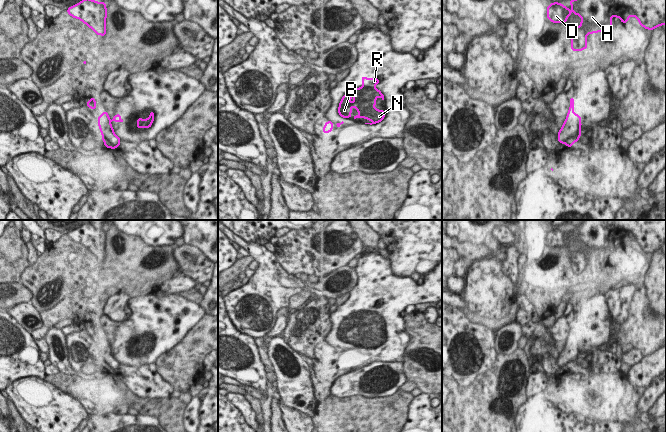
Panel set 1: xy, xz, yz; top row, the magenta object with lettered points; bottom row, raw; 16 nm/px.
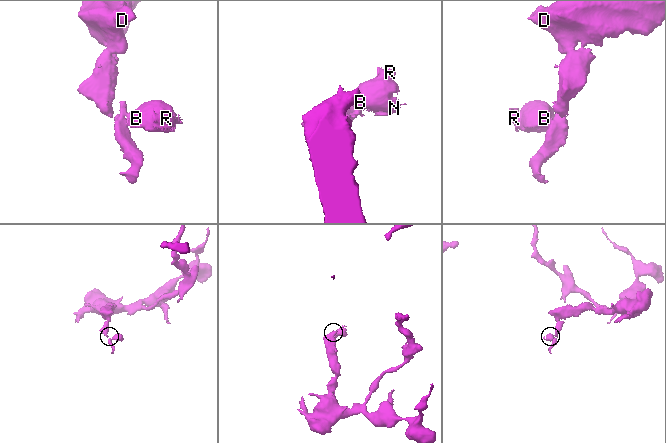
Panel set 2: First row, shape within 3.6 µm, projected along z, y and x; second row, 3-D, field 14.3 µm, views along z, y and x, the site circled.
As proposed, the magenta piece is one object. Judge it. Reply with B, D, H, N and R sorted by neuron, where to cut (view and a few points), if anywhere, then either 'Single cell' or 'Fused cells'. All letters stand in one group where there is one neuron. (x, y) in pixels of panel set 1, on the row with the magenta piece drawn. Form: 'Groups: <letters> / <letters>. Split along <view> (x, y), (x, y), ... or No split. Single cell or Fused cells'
Groups: B N R / D H. Split along yz (573, 113), (568, 115). Fused cells

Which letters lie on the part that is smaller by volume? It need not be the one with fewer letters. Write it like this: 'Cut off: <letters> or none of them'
Cut off: B, N, R

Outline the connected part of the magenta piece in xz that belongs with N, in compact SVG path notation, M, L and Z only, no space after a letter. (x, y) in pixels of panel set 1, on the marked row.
M362 76L362 86L357 89L353 89L349 92L347 92L343 98L340 101L338 113L343 118L350 118L351 113L353 112L351 110L351 107L353 106L355 110L358 111L358 114L354 116L354 119L356 118L366 118L368 120L372 120L372 123L365 123L365 124L376 124L378 122L381 122L385 118L385 111L378 110L374 106L376 104L376 98L381 97L382 100L384 100L384 95L374 86L377 85L380 82L377 78L371 78L368 79L365 76Z

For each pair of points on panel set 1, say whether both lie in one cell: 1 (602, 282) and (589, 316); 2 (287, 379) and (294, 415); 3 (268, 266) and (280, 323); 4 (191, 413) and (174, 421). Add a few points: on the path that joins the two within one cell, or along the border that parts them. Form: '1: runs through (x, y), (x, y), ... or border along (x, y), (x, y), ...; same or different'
1: border along (597, 289), (603, 290); different
2: border along (280, 398), (284, 404), (300, 410), (311, 418); different
3: border along (277, 317), (274, 325), (263, 336); different
4: border along (188, 404), (183, 421); different

